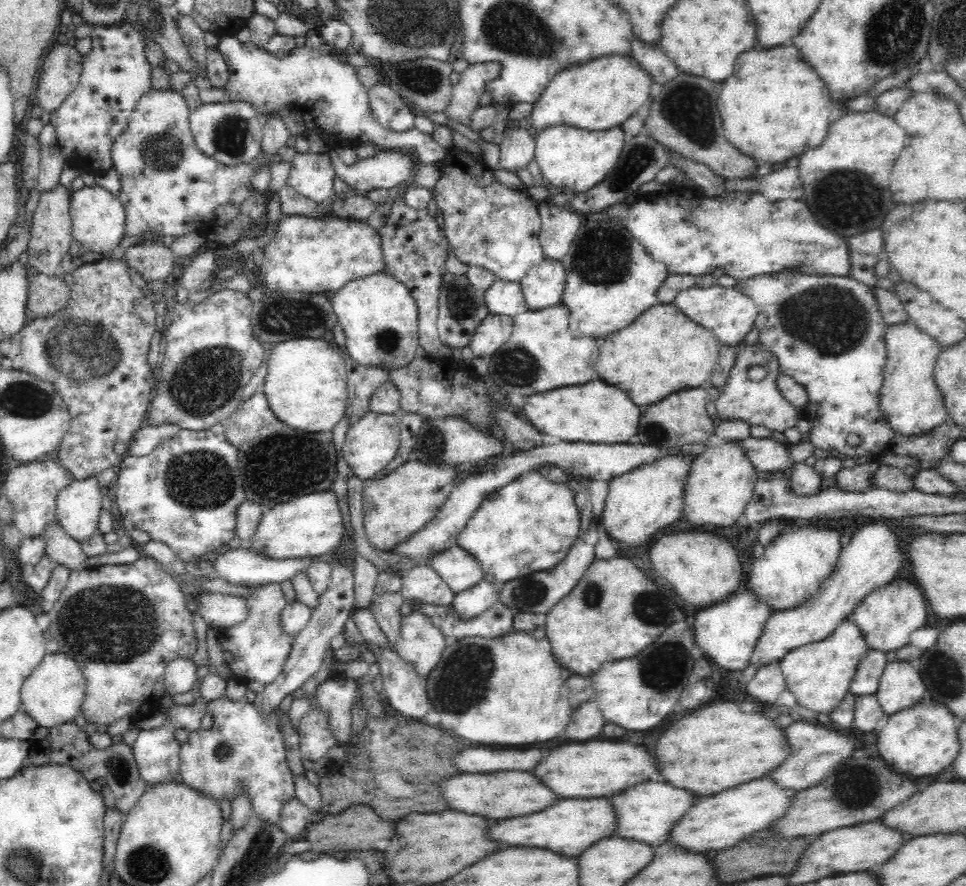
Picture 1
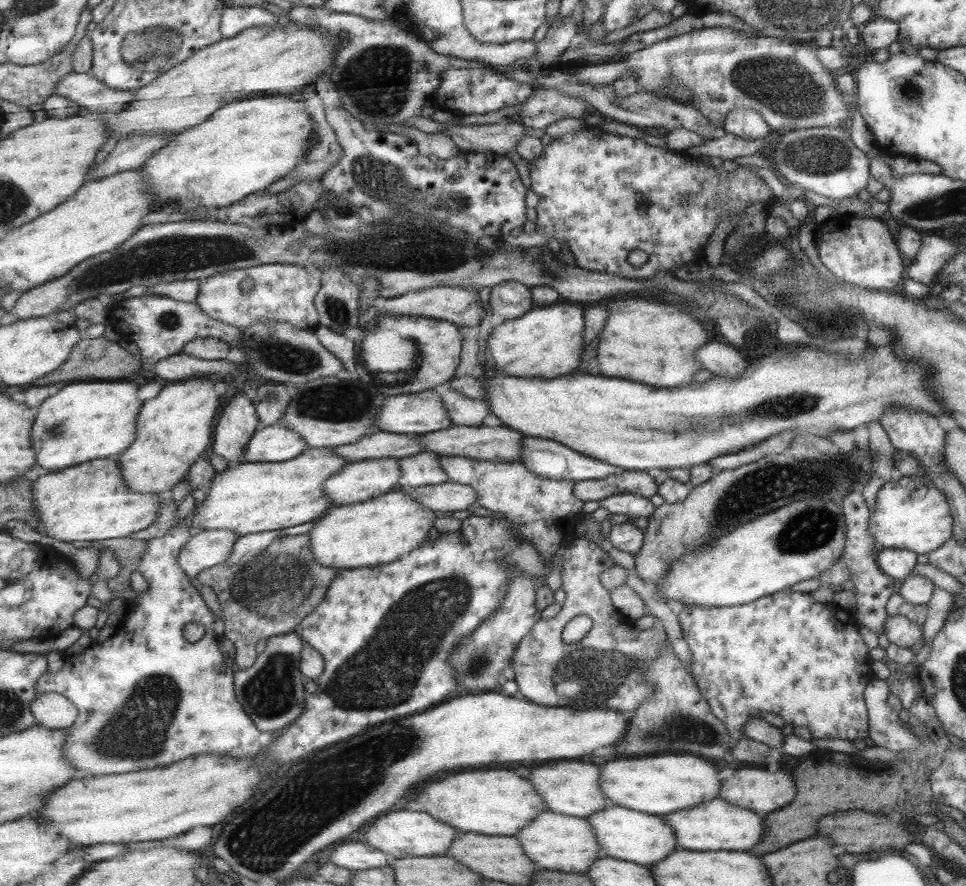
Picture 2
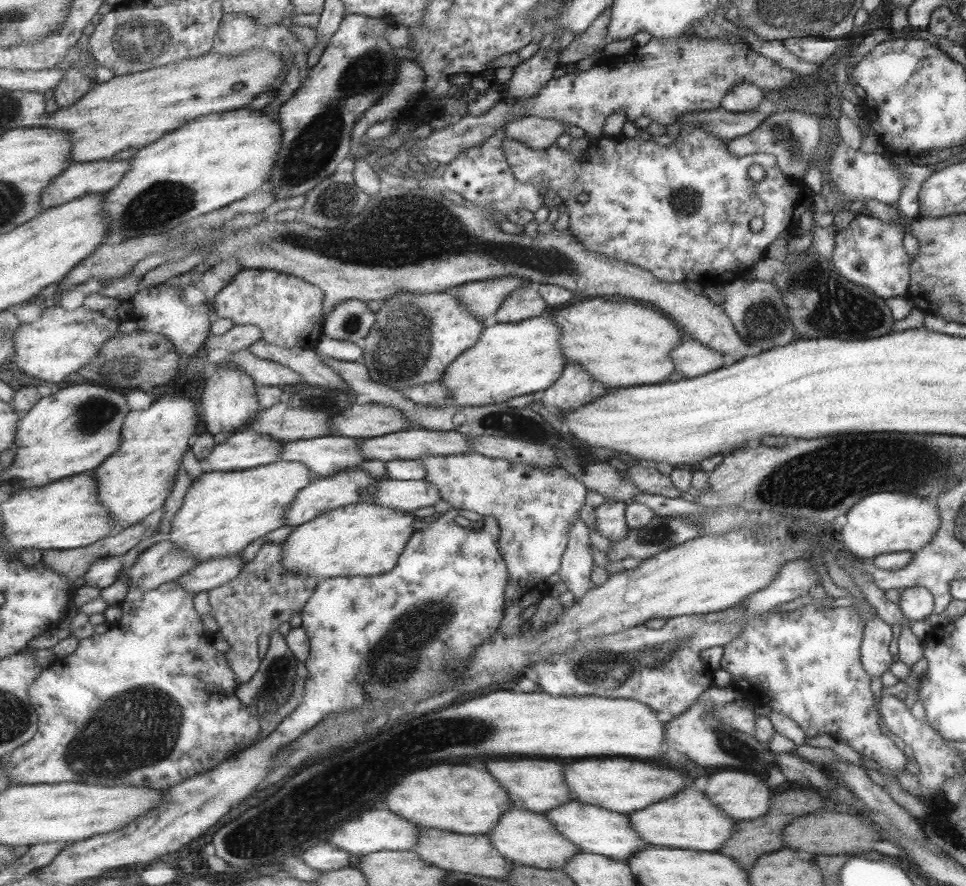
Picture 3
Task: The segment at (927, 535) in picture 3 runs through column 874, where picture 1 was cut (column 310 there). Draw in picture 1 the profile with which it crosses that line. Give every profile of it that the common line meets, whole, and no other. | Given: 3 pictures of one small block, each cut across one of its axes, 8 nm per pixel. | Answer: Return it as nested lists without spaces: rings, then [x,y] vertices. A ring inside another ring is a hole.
[[[312,492],[292,502],[282,502],[264,512],[254,536],[250,539],[252,551],[274,559],[328,558],[338,550],[346,526],[335,492]]]

